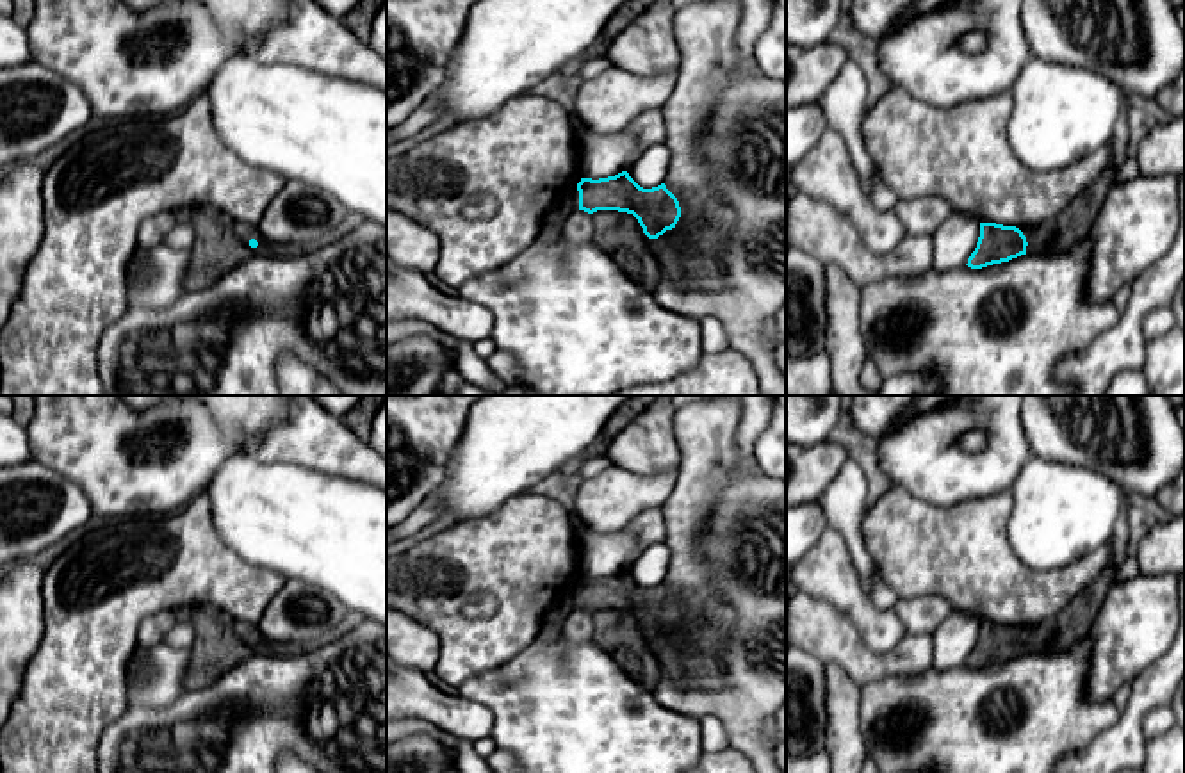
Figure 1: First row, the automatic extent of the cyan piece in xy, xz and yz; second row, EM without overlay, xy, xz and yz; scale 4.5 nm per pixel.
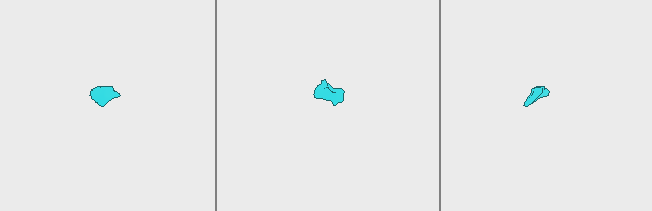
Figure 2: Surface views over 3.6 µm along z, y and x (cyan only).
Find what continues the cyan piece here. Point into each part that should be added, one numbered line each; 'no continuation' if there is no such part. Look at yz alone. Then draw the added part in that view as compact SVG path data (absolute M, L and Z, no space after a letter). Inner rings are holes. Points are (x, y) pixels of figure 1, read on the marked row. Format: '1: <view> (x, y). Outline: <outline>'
1: yz (1039, 237). Outline: M1041 223L1034 228L1019 228L1026 237L1026 255L1046 255L1053 240L1053 224Z

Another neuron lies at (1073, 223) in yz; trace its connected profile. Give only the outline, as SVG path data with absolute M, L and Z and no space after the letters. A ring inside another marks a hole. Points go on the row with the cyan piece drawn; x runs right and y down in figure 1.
M1126 96L1112 135L1112 164L1105 175L1083 194L1073 199L1053 221L1053 240L1046 255L1058 255L1089 237L1119 166L1126 160L1130 128L1126 121Z

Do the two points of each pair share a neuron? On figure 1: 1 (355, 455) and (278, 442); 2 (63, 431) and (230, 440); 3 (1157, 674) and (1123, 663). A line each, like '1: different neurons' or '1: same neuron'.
1: same neuron
2: same neuron
3: different neurons

